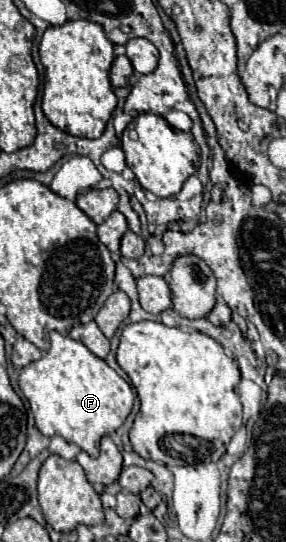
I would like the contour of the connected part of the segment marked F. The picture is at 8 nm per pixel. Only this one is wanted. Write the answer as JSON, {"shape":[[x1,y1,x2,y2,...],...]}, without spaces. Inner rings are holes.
{"shape":[[52,332,50,348,42,358,20,370,18,384,30,402,38,430,44,436,62,436,90,456,98,456,100,438,118,430,134,404,134,392,124,378,82,342,58,332]]}

